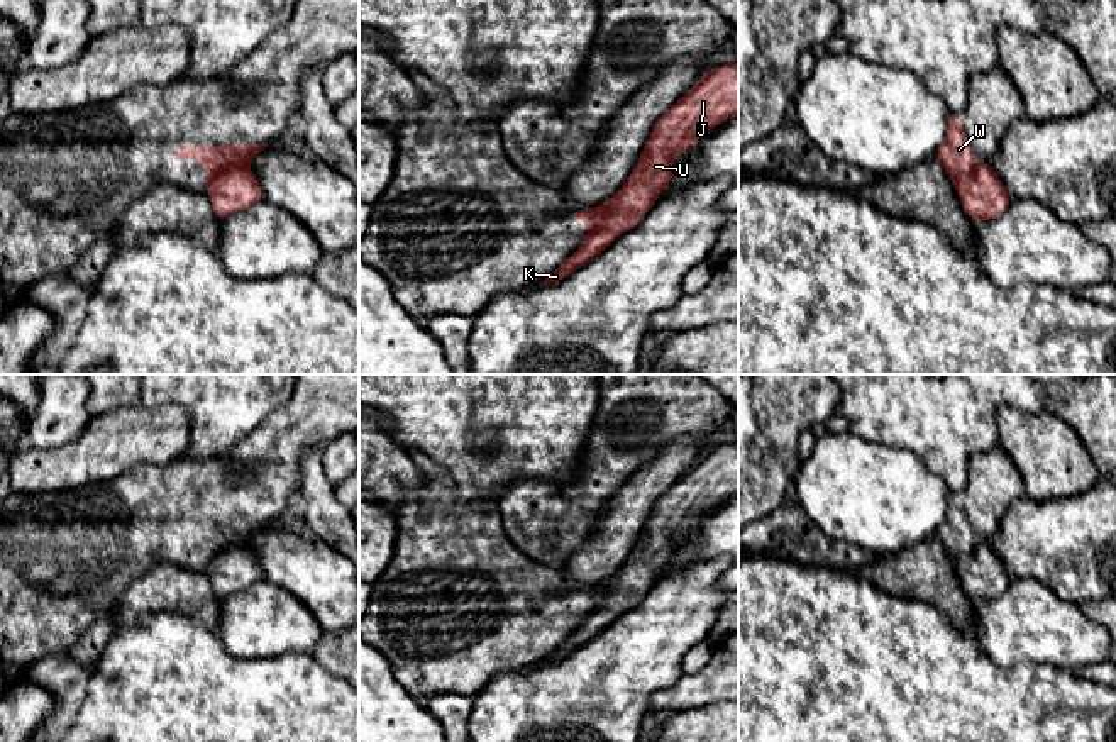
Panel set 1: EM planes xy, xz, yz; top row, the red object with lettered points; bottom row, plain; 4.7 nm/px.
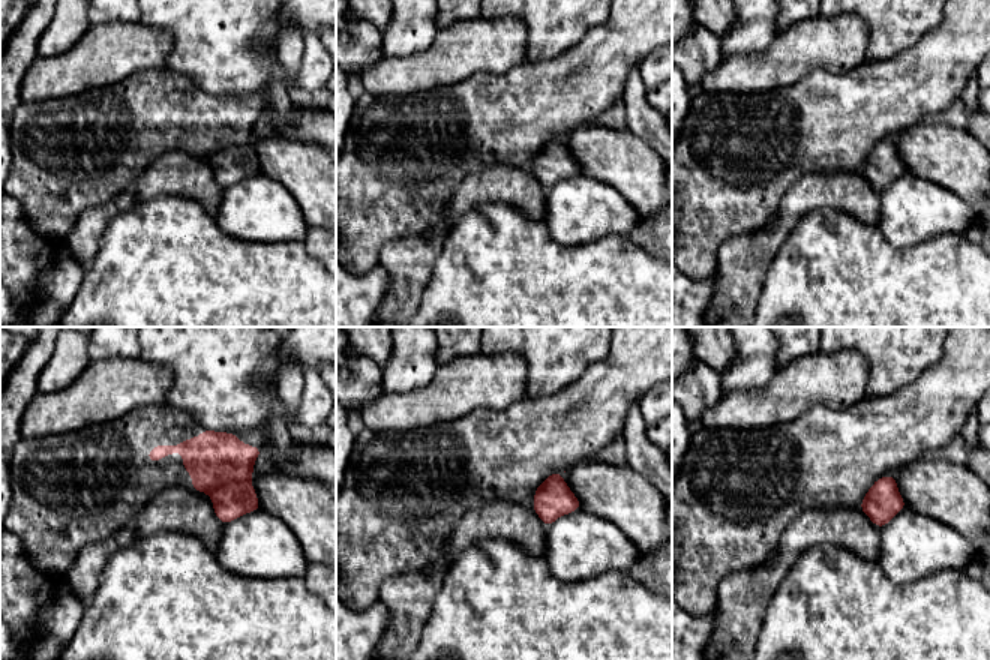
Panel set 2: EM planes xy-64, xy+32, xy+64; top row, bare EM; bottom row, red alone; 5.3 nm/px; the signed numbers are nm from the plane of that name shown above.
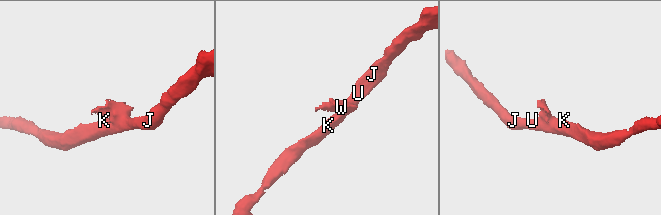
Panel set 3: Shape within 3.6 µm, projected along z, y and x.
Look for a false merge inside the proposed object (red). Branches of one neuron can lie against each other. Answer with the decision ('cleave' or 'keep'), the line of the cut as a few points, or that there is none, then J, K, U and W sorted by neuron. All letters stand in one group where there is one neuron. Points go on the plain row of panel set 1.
cleave; cut xy (246, 546), (222, 549), (207, 568); groups J K U / W

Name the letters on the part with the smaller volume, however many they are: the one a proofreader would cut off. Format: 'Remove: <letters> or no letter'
Remove: W

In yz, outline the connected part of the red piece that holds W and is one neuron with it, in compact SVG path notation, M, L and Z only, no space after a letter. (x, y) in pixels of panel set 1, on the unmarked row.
M959 491L948 493L947 517L935 532L935 537L943 544L953 561L970 554L977 547L972 525L959 501Z

